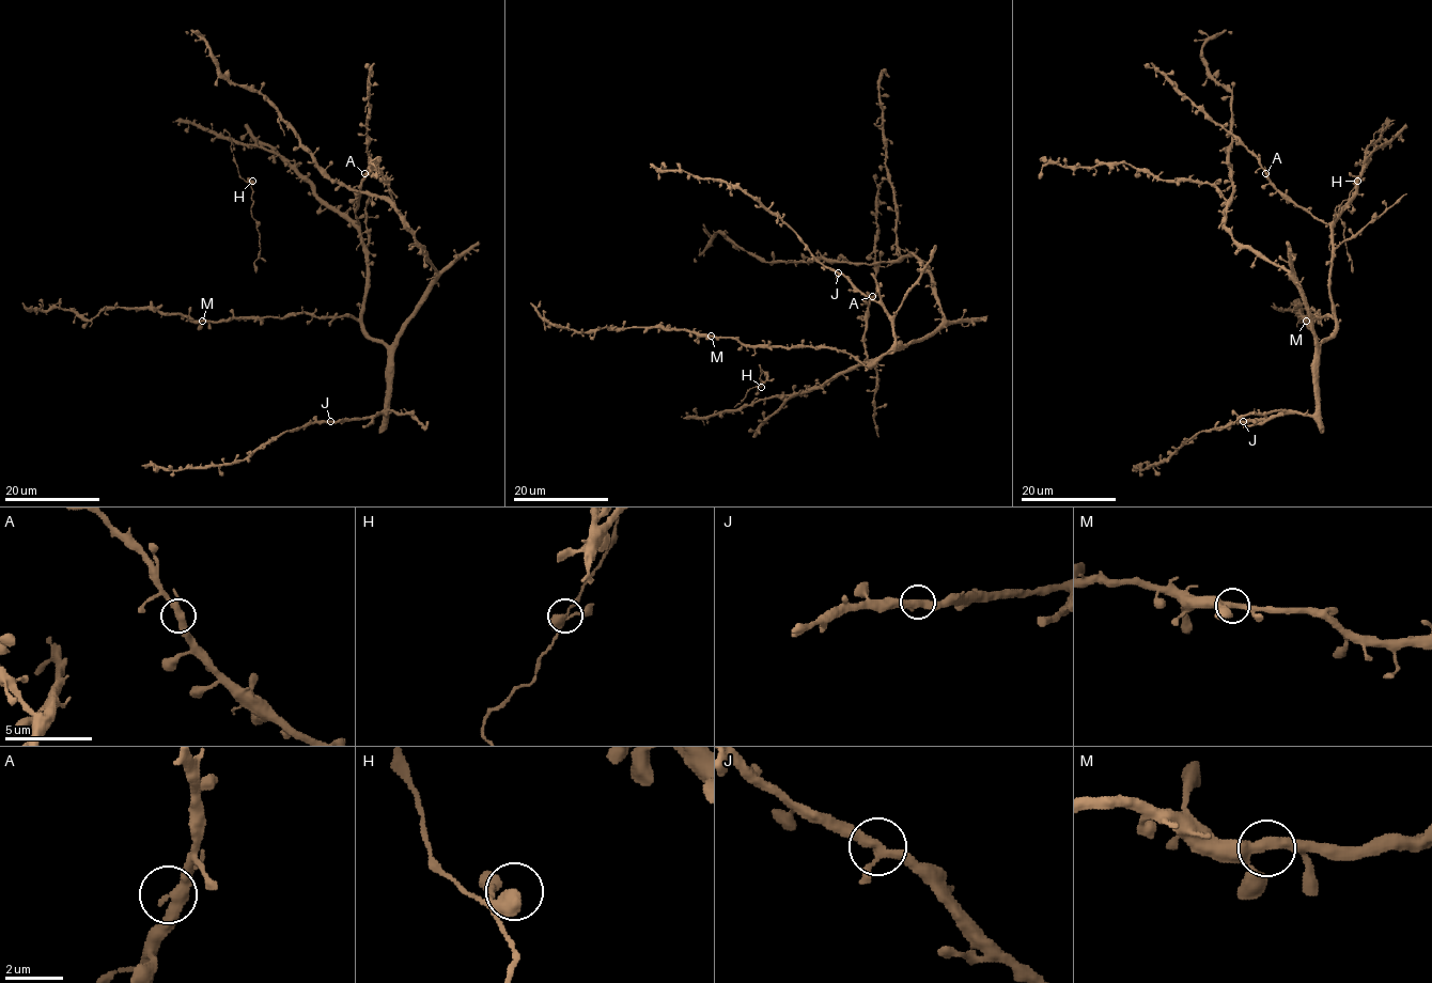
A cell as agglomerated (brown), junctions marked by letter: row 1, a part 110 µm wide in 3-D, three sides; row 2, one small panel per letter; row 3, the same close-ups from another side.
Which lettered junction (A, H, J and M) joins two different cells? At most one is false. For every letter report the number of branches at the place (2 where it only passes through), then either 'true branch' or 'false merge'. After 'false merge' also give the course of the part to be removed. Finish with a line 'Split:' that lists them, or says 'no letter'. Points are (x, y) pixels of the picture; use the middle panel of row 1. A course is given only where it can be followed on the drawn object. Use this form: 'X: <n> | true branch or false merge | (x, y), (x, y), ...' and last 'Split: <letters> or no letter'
A: 3 | true branch
H: 3 | true branch
J: 3 | true branch
M: 3 | true branch
Split: no letter

